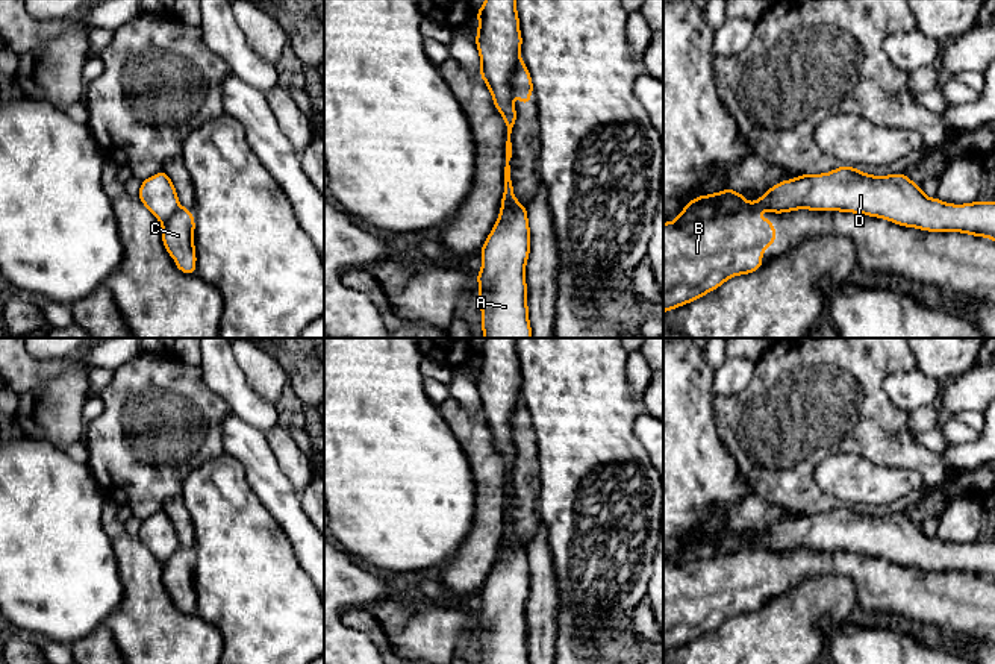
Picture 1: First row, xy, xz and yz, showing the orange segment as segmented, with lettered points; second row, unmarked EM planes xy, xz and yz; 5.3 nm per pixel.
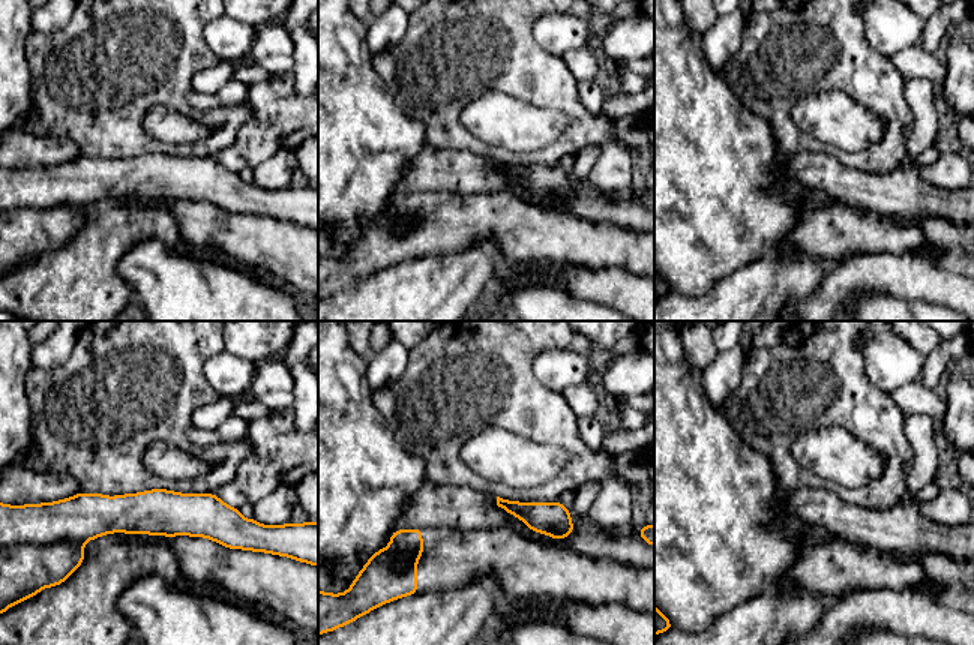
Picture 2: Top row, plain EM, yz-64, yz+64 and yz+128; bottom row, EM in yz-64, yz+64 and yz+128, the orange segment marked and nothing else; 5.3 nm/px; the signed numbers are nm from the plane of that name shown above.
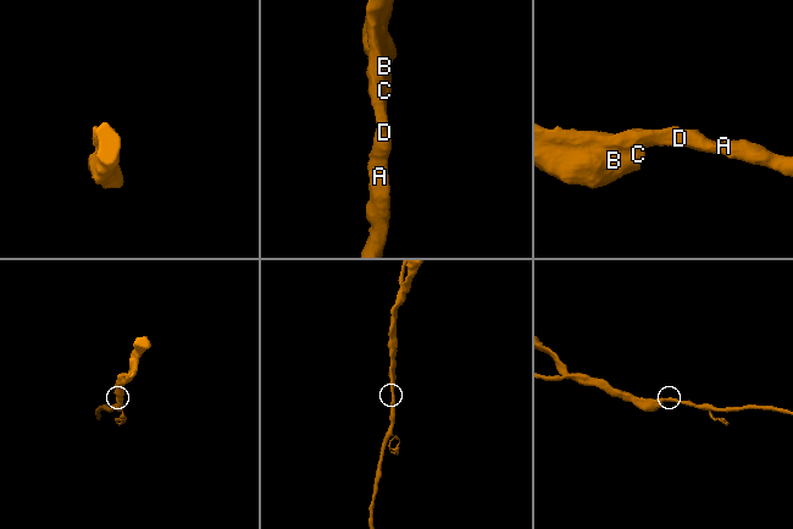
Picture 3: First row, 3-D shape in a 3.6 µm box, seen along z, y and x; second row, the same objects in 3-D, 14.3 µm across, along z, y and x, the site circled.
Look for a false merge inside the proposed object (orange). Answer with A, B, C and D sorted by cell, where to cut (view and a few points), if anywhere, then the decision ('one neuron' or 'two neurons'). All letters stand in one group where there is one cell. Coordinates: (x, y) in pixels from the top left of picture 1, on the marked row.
A B C D; no cut; one neuron

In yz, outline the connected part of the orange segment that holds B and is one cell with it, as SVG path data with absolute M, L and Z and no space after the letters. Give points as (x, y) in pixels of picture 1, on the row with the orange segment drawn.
M839 167L824 174L803 174L769 188L754 203L741 194L724 189L689 200L675 221L663 223L663 312L691 303L716 290L730 277L748 274L763 267L760 258L775 243L775 227L768 218L756 218L768 209L775 214L795 209L841 211L889 220L900 226L930 232L962 232L995 241L995 200L951 205L928 199L921 185L904 173L871 176L854 167Z

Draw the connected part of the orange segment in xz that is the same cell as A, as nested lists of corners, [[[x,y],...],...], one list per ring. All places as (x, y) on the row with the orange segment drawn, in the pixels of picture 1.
[[[485,0],[477,11],[477,18],[476,44],[482,62],[480,76],[507,129],[501,211],[480,249],[483,261],[477,273],[480,326],[485,338],[532,338],[526,285],[530,229],[527,208],[513,197],[509,161],[512,158],[510,133],[516,120],[513,89],[518,89],[518,100],[529,105],[533,83],[519,56],[522,38],[516,0]]]

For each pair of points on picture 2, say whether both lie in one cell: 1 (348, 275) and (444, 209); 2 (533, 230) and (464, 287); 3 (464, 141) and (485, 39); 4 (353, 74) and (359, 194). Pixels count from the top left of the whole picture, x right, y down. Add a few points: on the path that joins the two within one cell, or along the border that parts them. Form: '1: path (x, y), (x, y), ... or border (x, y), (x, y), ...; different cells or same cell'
1: path (372, 251), (386, 240), (404, 240), (420, 227); same cell
2: border (464, 252), (482, 240), (490, 240), (500, 260); different cells
3: path (450, 116), (450, 74), (459, 65); same cell
4: path (353, 104), (353, 164); same cell

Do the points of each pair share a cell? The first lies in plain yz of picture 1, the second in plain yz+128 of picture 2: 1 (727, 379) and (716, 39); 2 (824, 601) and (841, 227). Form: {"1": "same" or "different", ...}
{"1": "same", "2": "different"}

